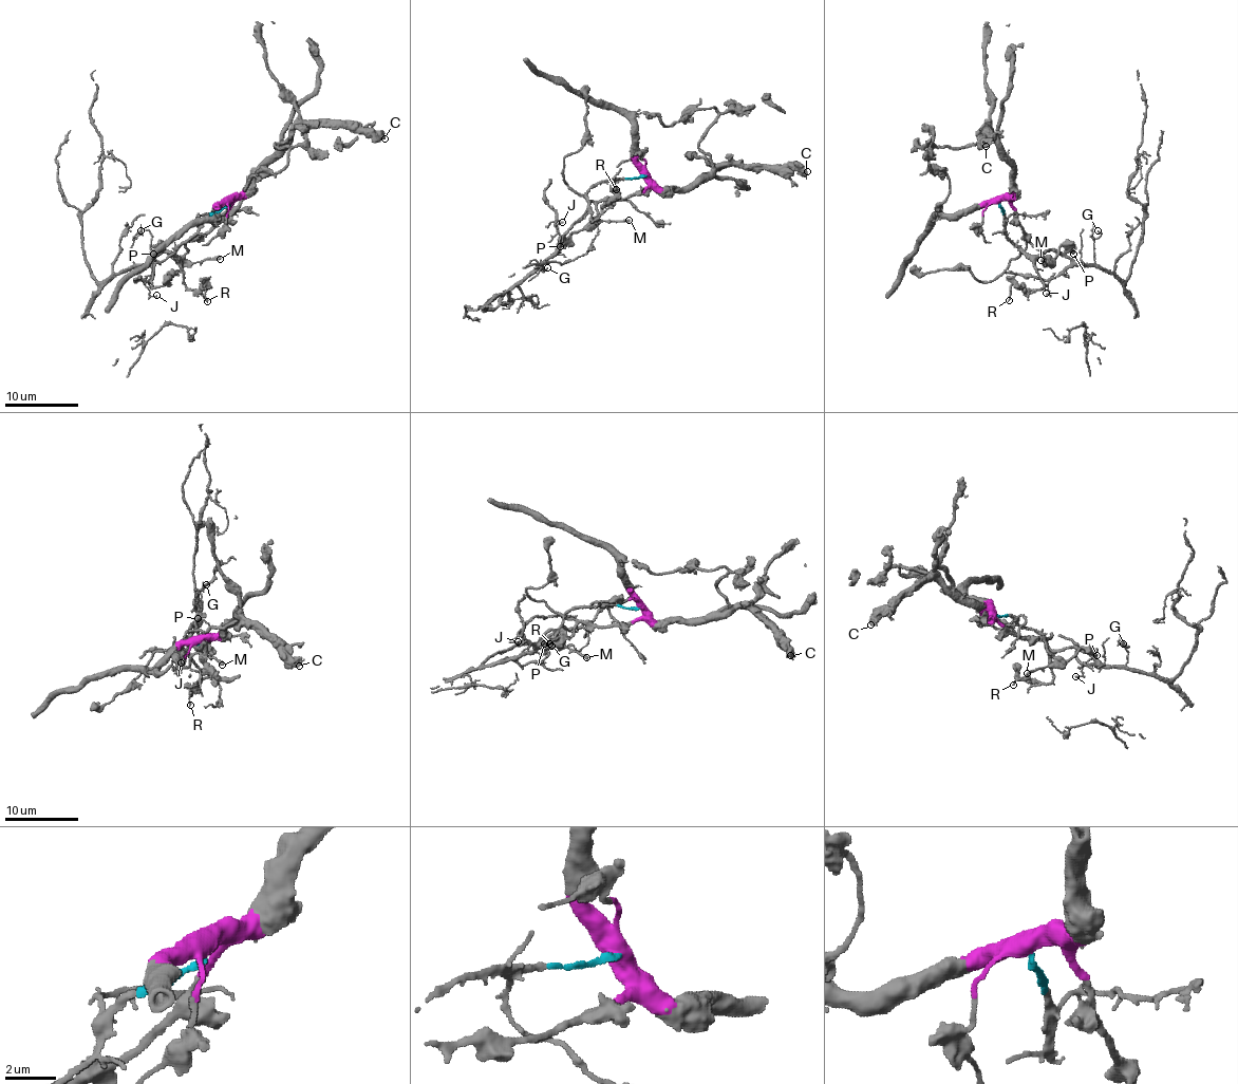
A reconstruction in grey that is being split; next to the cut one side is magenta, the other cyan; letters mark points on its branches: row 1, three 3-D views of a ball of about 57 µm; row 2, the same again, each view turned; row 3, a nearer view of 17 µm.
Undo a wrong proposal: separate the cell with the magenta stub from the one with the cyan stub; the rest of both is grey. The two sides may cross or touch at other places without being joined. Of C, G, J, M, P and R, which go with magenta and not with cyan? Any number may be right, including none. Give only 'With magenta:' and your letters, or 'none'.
With magenta: C, M, P

